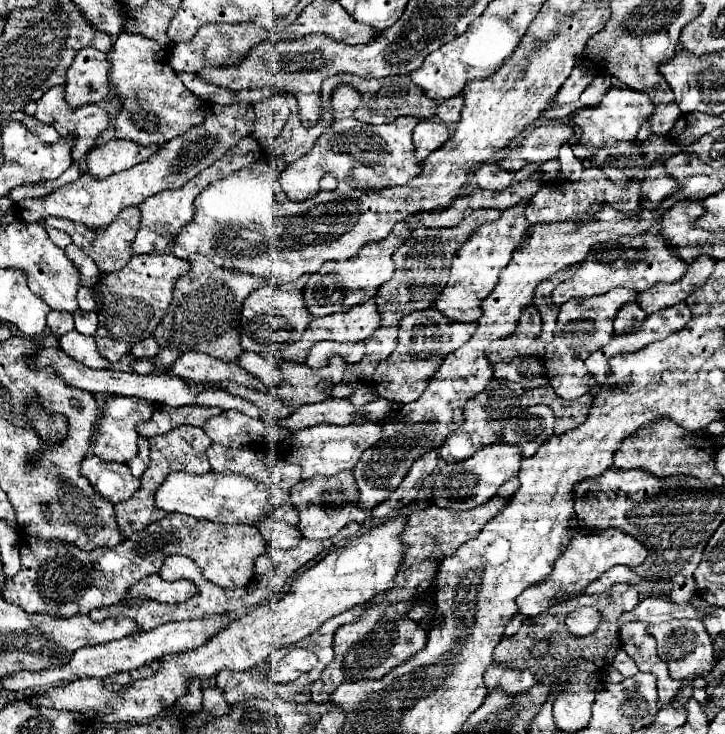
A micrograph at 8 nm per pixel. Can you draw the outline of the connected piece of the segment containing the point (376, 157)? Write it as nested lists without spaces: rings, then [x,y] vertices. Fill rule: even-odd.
[[[341,85],[329,99],[333,107],[335,121],[327,129],[325,135],[319,137],[317,145],[309,155],[299,157],[297,161],[289,163],[287,169],[281,173],[283,191],[293,201],[303,201],[319,191],[319,181],[323,175],[331,173],[339,181],[359,181],[359,183],[377,183],[377,185],[403,185],[415,175],[419,175],[423,161],[415,159],[413,155],[413,139],[411,133],[419,119],[399,117],[389,125],[367,125],[353,119],[353,111],[359,105],[361,95],[347,85]],[[399,151],[399,157],[397,157]],[[365,159],[365,161],[359,161]]]

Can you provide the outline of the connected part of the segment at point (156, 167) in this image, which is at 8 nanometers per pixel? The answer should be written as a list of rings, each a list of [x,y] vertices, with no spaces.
[[[209,105],[205,123],[191,127],[183,137],[167,141],[155,155],[151,155],[147,161],[109,175],[105,179],[95,179],[91,175],[81,175],[77,181],[67,183],[53,191],[47,197],[39,199],[25,199],[21,201],[17,209],[17,217],[23,223],[37,223],[49,215],[71,219],[77,223],[87,225],[89,229],[101,229],[107,227],[123,207],[139,207],[147,197],[165,191],[165,189],[181,189],[185,183],[189,183],[193,177],[197,177],[201,171],[211,167],[215,161],[219,161],[239,139],[247,137],[251,133],[255,121],[253,105]]]

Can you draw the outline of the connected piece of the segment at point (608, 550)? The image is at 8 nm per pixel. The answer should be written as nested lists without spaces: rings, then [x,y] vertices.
[[[605,529],[605,531],[595,531],[595,533],[577,533],[567,549],[563,551],[563,555],[555,561],[553,573],[539,585],[525,589],[519,599],[517,599],[517,607],[519,613],[523,613],[525,617],[535,617],[547,611],[547,607],[551,607],[555,597],[563,597],[563,595],[581,595],[585,591],[585,587],[595,581],[597,577],[601,577],[607,569],[615,567],[615,565],[627,565],[627,567],[637,567],[647,559],[647,549],[643,547],[643,543],[639,543],[635,537],[619,531],[619,529]]]

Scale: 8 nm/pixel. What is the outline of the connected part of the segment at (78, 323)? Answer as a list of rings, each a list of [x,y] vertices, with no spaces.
[[[77,309],[73,313],[73,317],[75,317],[75,331],[79,331],[83,335],[93,335],[97,331],[99,321],[97,321],[97,313],[95,311],[93,313],[87,313],[87,311]]]

